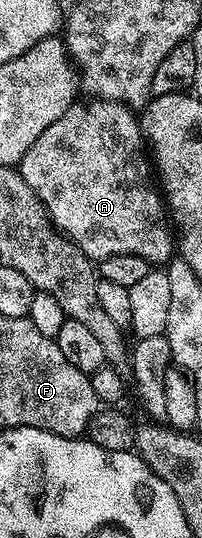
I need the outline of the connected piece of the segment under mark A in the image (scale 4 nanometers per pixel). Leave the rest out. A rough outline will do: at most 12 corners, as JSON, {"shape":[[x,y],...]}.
{"shape":[[78,100],[21,159],[100,263],[174,256],[138,114]]}

